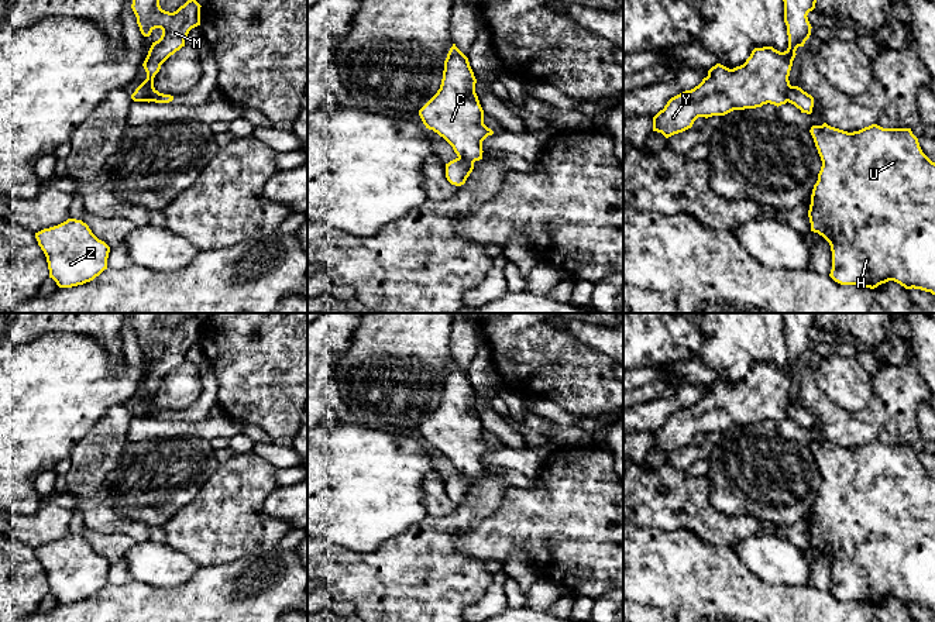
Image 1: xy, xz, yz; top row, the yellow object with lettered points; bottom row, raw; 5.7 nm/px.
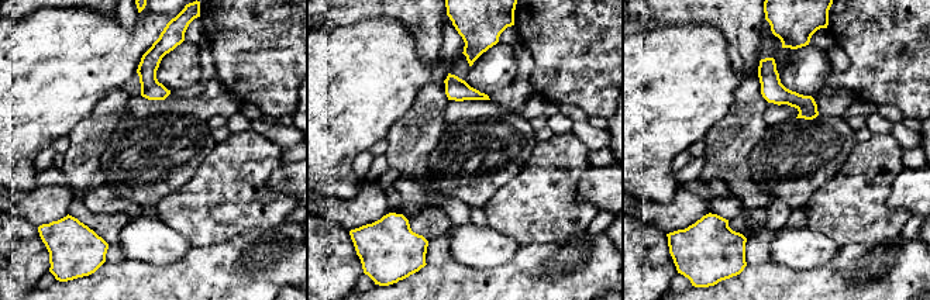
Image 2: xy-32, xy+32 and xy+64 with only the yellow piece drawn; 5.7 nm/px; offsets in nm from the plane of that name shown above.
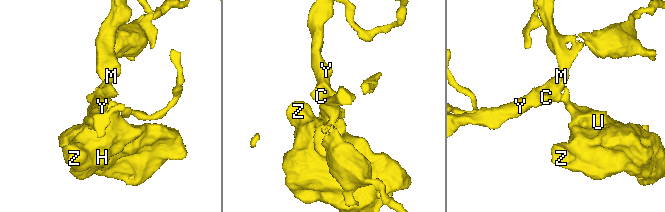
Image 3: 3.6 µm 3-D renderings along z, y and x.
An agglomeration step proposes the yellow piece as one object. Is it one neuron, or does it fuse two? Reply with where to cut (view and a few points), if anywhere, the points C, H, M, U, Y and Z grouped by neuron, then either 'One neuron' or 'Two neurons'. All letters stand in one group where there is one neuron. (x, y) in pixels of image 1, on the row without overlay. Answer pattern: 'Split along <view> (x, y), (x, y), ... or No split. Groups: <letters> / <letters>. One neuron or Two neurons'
Split along xy (141, 399), (154, 409), (153, 416). Groups: C M Y / H U Z. Two neurons

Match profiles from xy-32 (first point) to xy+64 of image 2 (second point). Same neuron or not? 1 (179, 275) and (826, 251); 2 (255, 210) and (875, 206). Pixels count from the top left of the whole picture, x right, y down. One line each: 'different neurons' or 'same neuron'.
1: different neurons
2: same neuron

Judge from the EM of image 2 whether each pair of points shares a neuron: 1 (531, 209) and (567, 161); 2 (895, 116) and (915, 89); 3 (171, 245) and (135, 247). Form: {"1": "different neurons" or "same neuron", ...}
{"1": "same neuron", "2": "different neurons", "3": "same neuron"}

